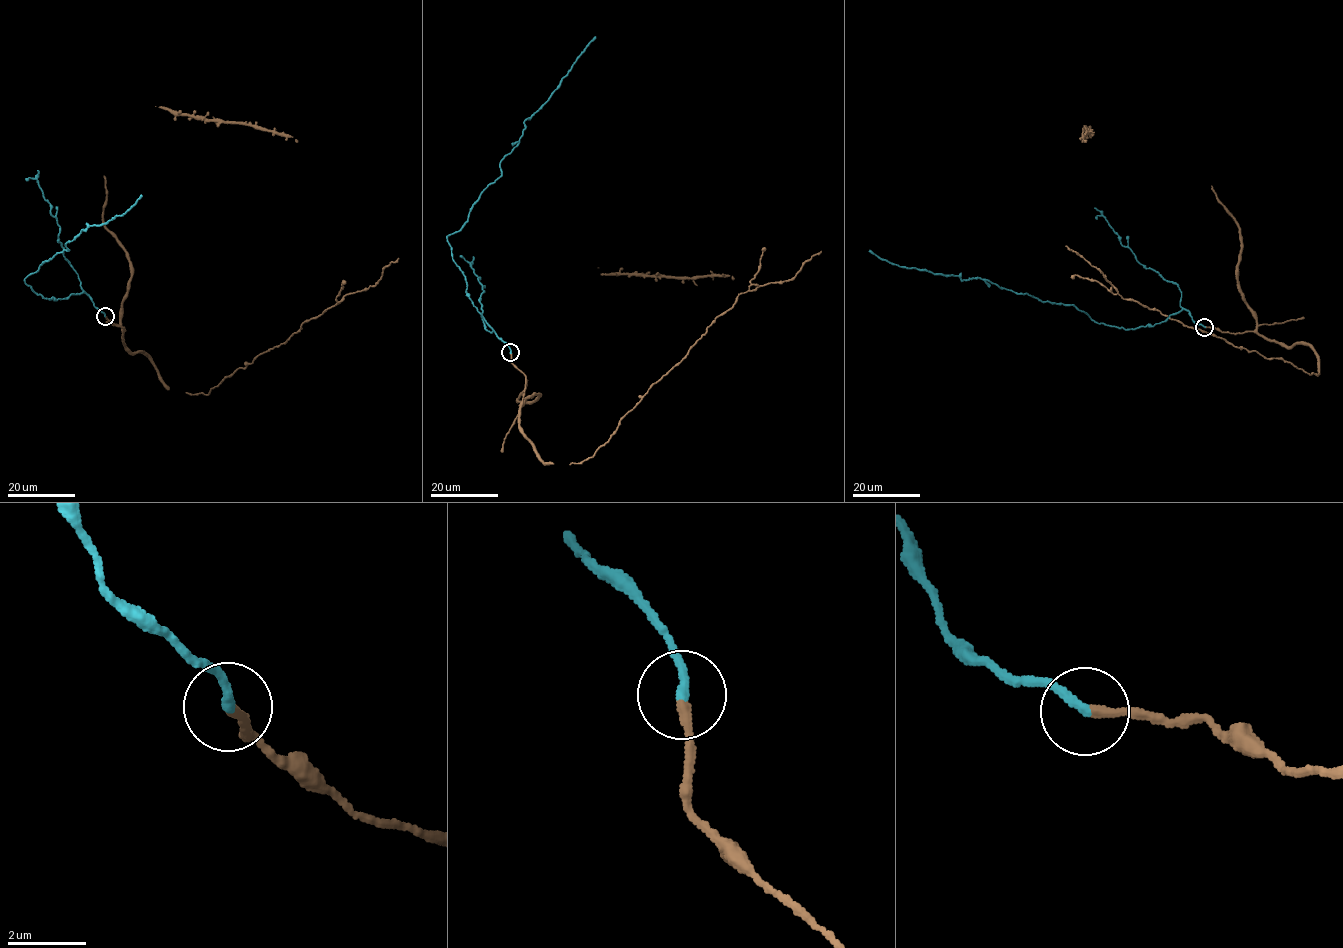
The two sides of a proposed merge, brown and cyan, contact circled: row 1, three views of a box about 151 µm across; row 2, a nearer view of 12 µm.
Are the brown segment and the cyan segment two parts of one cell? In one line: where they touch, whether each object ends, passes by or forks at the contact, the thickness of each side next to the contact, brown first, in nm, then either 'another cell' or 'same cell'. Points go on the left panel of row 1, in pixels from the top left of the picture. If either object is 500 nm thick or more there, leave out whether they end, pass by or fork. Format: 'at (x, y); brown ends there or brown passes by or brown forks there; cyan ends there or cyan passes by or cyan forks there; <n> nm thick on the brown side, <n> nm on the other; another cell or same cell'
at (105, 316); brown ends there; cyan ends there; 260 nm thick on the brown side, 240 nm on the other; same cell

